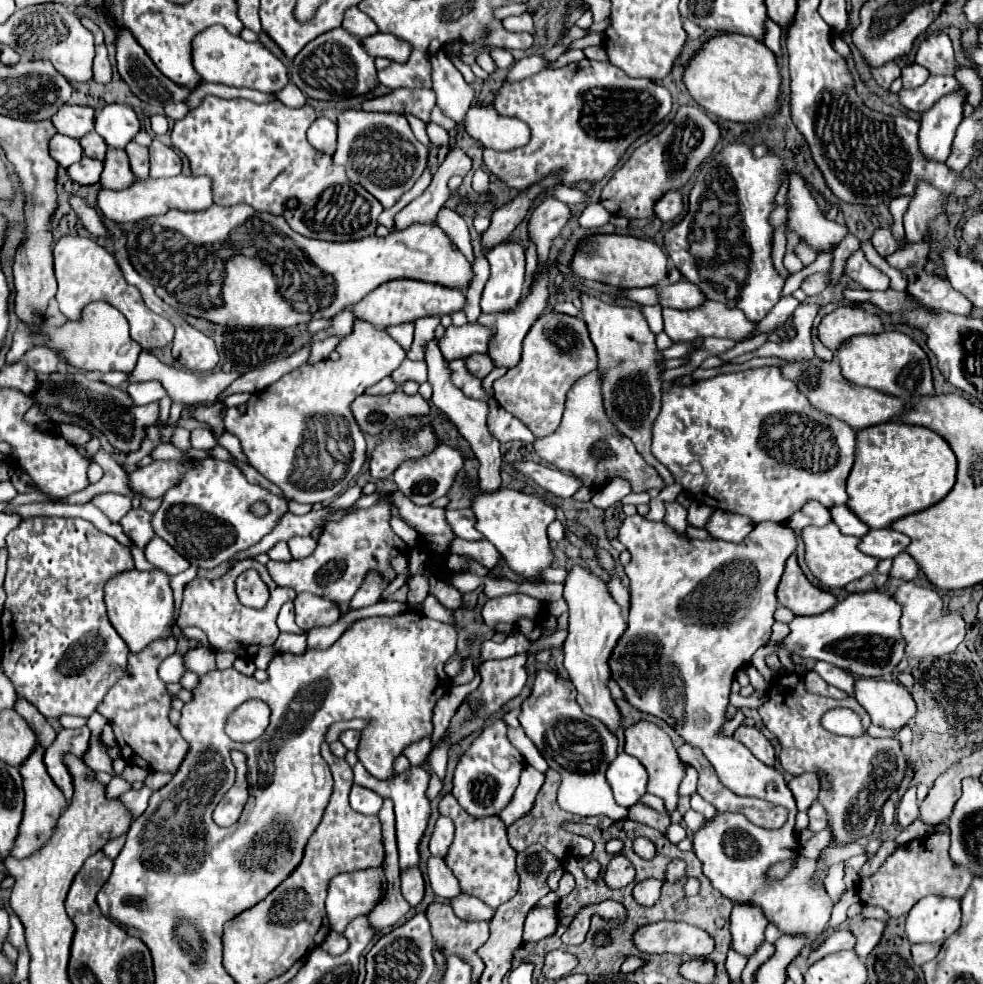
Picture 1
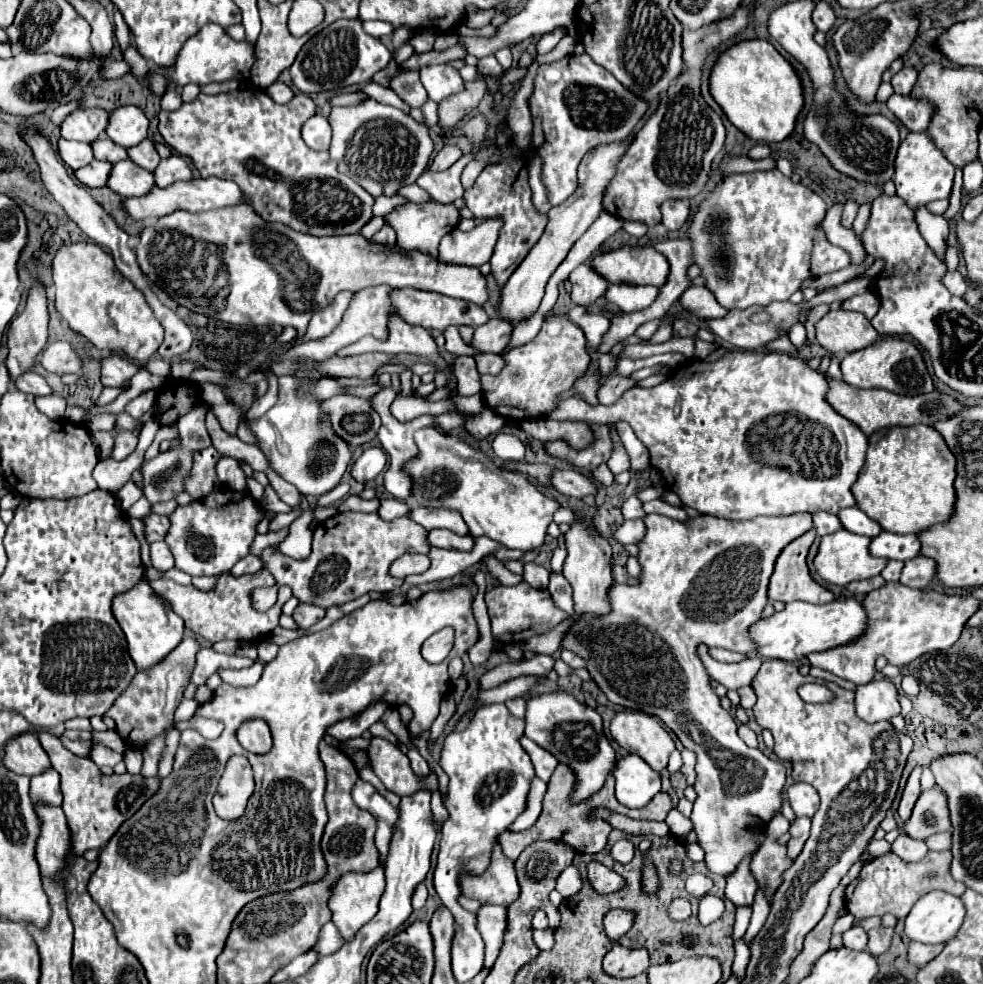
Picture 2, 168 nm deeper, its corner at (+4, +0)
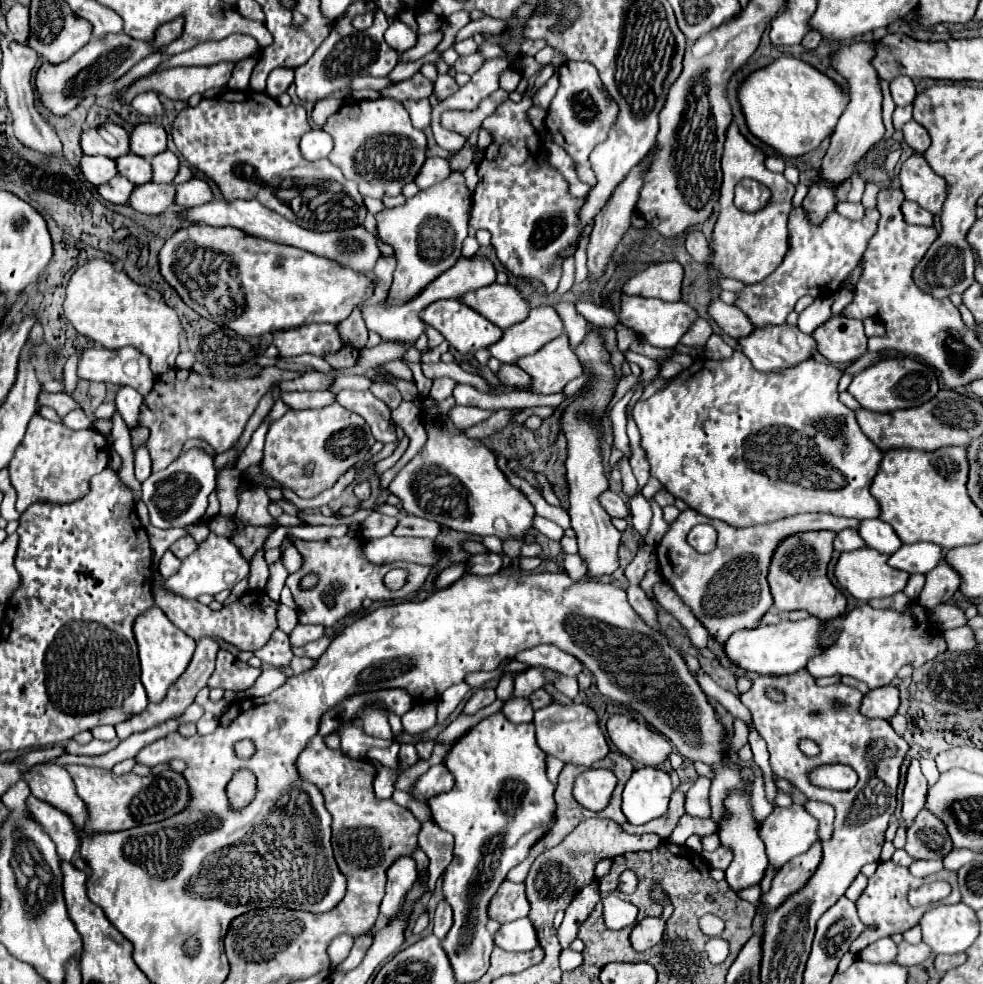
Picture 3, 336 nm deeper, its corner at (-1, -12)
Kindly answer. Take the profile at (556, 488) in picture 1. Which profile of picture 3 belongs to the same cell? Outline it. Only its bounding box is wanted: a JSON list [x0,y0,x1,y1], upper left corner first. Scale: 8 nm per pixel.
[599,490,627,518]

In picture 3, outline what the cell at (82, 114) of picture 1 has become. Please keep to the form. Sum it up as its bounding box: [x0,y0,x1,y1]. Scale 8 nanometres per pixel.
[81,124,129,160]

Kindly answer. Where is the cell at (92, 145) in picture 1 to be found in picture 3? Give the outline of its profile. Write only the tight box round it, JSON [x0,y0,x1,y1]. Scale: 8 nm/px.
[115,154,151,184]

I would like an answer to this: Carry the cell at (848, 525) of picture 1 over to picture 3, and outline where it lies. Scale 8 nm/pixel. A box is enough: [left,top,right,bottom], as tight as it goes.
[857,518,901,554]

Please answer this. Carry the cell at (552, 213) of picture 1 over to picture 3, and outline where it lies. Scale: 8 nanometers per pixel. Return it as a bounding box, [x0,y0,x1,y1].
[545,60,619,186]

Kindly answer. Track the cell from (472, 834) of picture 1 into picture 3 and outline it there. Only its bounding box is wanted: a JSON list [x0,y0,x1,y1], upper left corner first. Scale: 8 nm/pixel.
[487,880,529,924]

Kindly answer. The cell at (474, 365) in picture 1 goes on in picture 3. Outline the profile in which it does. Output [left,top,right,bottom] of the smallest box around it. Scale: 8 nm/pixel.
[495,364,529,388]

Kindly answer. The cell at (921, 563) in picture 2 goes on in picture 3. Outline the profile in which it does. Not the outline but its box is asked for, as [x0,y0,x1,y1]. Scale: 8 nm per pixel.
[917,562,959,610]

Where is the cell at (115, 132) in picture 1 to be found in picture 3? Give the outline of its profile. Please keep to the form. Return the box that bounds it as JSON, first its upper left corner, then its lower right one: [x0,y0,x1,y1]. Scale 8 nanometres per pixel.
[129,122,167,158]

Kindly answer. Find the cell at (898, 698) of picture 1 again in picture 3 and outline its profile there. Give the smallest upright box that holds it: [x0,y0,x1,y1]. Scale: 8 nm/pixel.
[861,684,899,720]

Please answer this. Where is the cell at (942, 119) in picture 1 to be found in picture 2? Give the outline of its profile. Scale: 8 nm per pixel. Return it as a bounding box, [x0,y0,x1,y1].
[894,132,954,208]

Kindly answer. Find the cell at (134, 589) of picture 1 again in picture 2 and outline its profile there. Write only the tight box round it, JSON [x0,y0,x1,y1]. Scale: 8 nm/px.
[112,580,186,670]

